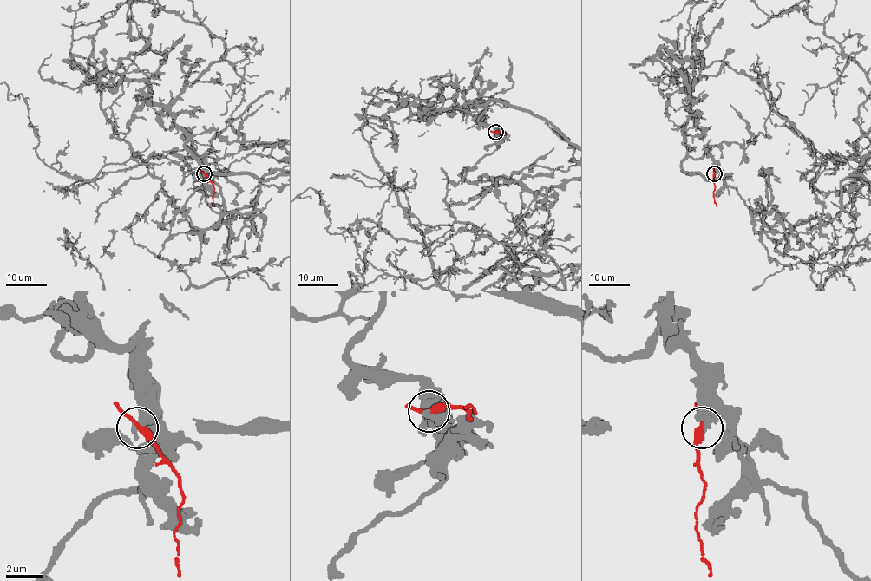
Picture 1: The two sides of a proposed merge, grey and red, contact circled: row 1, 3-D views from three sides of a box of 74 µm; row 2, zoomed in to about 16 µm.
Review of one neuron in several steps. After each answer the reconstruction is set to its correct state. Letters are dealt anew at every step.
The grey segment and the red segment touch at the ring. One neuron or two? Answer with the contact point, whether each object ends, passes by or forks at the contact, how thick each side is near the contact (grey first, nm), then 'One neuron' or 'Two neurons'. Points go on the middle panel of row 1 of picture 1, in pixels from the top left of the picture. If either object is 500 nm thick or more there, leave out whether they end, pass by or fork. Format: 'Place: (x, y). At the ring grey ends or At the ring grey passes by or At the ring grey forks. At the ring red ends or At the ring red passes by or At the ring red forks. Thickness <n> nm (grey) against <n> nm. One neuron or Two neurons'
Place: (495, 132). Thickness 500 nm (grey) against 280 nm. Two neurons

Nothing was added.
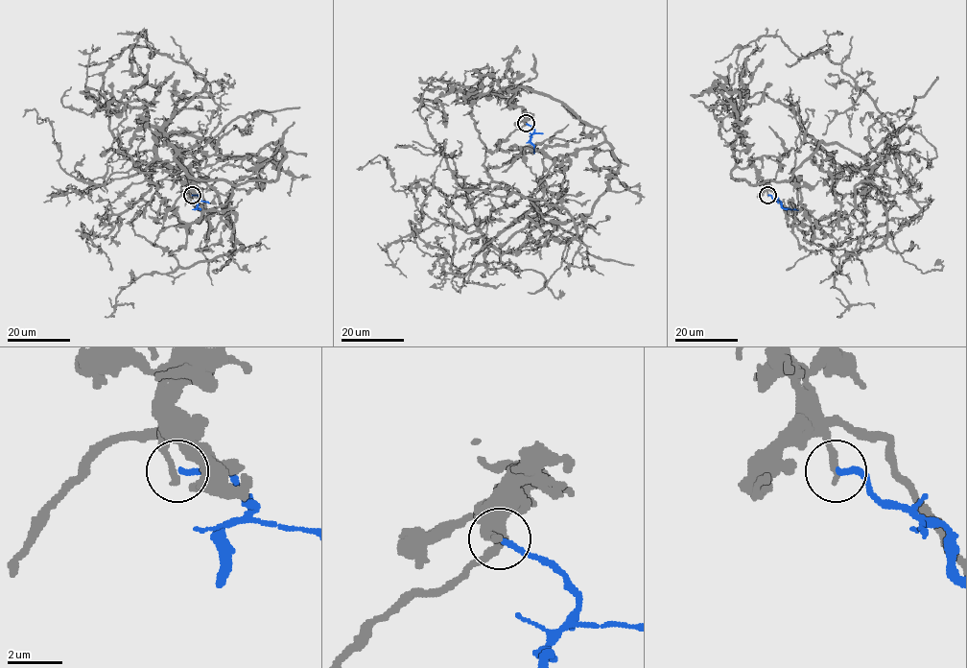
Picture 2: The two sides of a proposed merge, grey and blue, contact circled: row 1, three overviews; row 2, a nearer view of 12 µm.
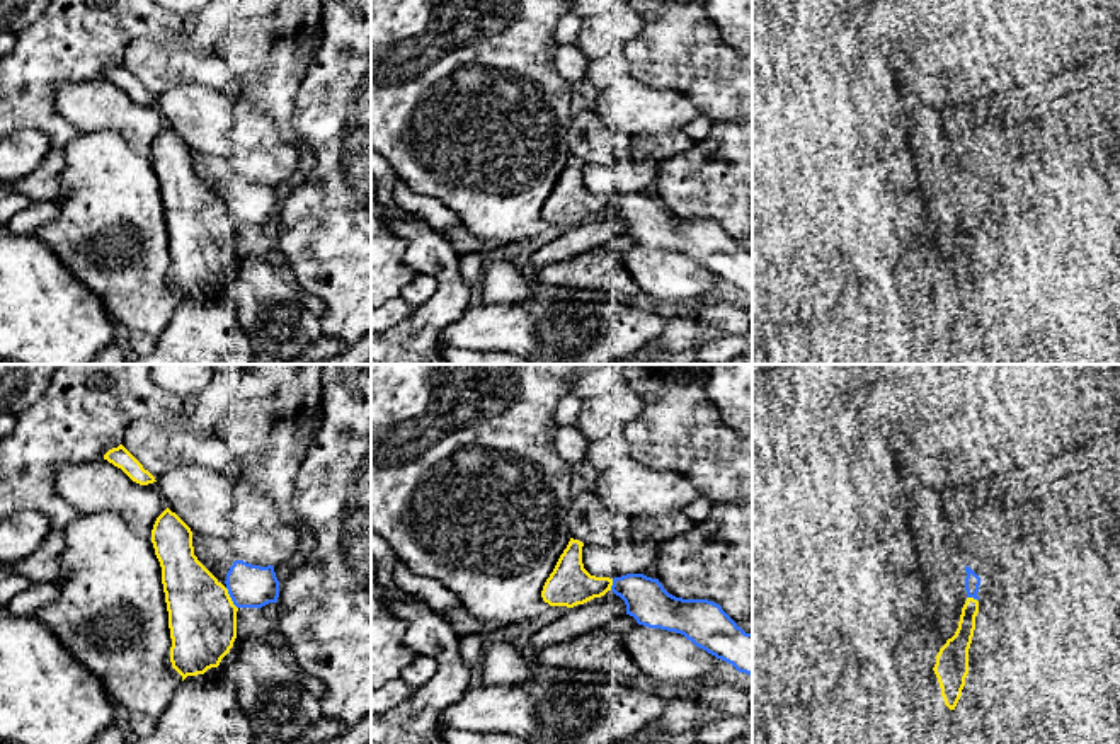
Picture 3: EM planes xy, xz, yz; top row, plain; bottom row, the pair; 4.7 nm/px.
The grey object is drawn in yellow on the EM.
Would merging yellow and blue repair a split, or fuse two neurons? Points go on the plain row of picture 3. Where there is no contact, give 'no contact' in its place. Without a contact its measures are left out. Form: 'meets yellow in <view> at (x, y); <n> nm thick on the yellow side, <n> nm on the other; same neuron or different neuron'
meets yellow in xy at (230, 217); 320 nm thick on the yellow side, 200 nm on the other; different neuron

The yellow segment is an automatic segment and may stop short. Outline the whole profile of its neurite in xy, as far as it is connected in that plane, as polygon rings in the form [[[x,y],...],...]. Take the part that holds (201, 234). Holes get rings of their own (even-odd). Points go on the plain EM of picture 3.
[[[169,126],[153,143],[151,162],[162,186],[170,281],[184,300],[218,286],[230,271],[238,226],[228,208],[194,174],[191,146]]]

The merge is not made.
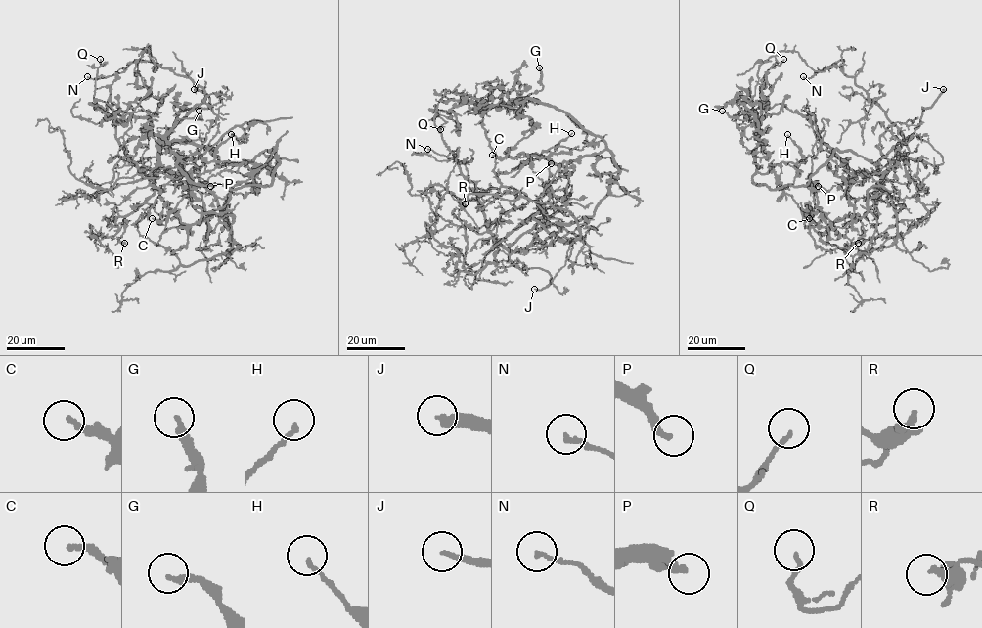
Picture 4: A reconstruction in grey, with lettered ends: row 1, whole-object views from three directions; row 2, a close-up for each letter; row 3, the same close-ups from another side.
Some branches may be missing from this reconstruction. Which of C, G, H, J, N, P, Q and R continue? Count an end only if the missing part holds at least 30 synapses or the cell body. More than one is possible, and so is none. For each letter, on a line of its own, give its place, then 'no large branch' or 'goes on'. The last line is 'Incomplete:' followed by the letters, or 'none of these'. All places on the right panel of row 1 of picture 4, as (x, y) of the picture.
C: at (809, 218); no large branch
G: at (722, 111); no large branch
H: at (787, 134); no large branch
J: at (943, 89); goes on
N: at (803, 76); no large branch
P: at (818, 186); no large branch
Q: at (783, 59); no large branch
R: at (858, 243); no large branch
Incomplete: J

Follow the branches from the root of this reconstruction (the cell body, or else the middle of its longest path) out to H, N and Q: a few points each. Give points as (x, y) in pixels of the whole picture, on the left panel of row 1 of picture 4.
H: (139, 171), (148, 176), (169, 143), (203, 145), (220, 165), (273, 149), (270, 185), (214, 159), (231, 134)
N: (139, 171), (148, 176), (156, 165), (167, 134), (204, 91), (139, 60), (119, 73), (87, 76)
Q: (139, 171), (115, 138), (115, 120), (96, 103), (95, 109), (97, 68), (106, 63), (102, 66), (100, 59)

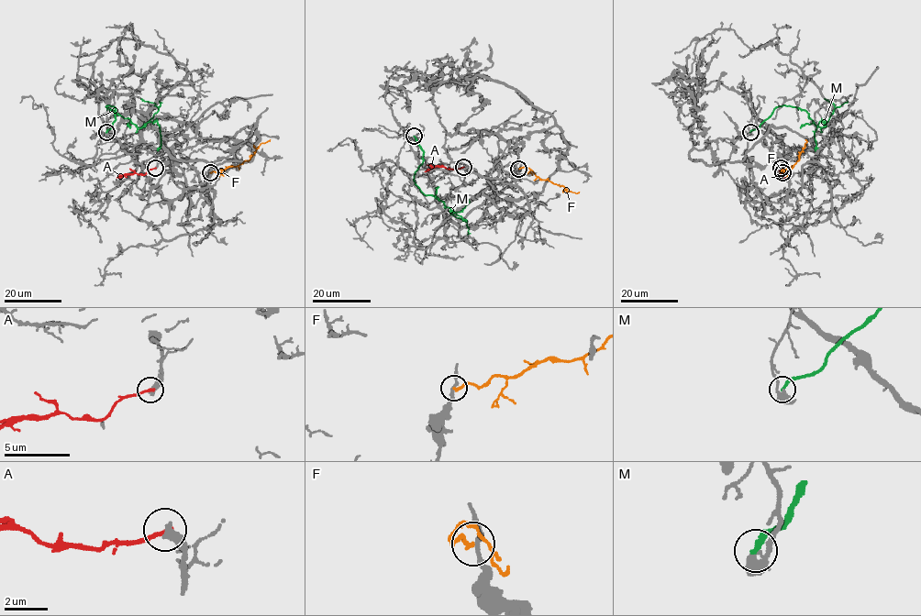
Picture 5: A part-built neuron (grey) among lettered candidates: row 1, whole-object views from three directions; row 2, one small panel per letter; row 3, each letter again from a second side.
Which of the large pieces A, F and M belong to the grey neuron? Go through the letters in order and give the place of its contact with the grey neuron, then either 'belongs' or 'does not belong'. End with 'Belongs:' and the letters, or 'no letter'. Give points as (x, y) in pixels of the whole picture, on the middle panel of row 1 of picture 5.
A: meets grey at (463, 167); does not belong
F: meets grey at (518, 169); does not belong
M: meets grey at (414, 136); does not belong
Belongs: no letter

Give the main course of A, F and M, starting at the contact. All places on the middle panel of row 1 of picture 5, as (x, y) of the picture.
A: (463, 167), (434, 167), (425, 171)
F: (519, 169), (526, 166), (543, 180), (562, 185), (567, 191), (579, 192)
M: (414, 137), (423, 151), (423, 160), (415, 173), (414, 181), (425, 194), (436, 196), (466, 222), (449, 211)

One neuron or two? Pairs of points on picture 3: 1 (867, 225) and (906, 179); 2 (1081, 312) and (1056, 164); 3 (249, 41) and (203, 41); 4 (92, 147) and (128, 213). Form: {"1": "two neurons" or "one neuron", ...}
{"1": "two neurons", "2": "two neurons", "3": "two neurons", "4": "one neuron"}

